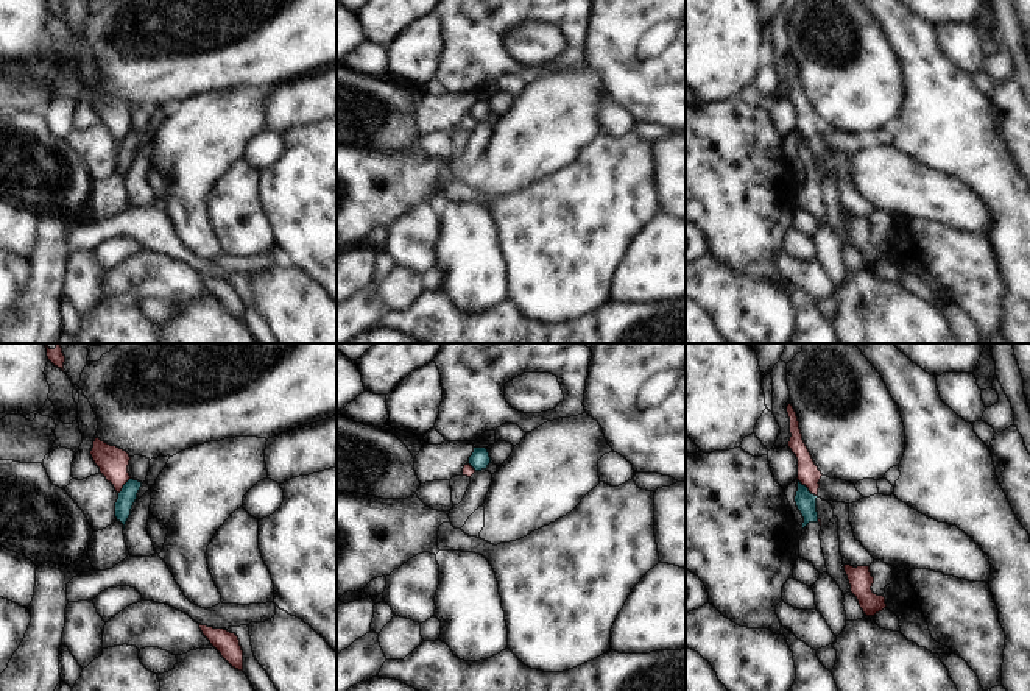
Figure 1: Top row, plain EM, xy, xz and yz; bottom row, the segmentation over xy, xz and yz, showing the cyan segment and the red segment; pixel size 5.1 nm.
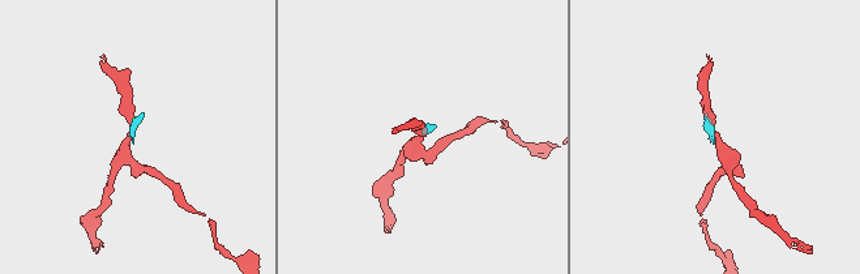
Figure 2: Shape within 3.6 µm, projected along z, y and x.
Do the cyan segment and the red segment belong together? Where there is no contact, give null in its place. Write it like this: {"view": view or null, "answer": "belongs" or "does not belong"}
{"view": "yz", "answer": "does not belong"}

